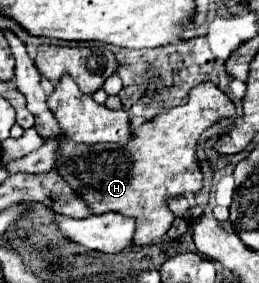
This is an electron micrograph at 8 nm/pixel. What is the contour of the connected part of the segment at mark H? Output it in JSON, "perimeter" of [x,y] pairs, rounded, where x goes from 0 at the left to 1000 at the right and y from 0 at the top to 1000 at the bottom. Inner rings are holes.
{"perimeter":[[[811,286],[757,300],[734,322],[734,350],[718,371],[672,378],[610,413],[595,413],[571,435],[548,435],[533,456],[502,463],[502,498],[486,512],[463,505],[371,505],[371,512],[324,512],[324,505],[278,505],[239,498],[239,512],[216,534],[216,583],[208,597],[232,611],[232,625],[278,661],[293,689],[309,689],[340,739],[363,760],[386,753],[463,753],[486,767],[510,767],[525,781],[517,816],[517,866],[587,866],[595,852],[625,845],[641,816],[656,809],[672,760],[656,753],[641,724],[641,696],[664,689],[718,689],[718,682],[764,682],[780,668],[780,604],[764,597],[764,576],[749,569],[757,541],[757,498],[780,463],[795,463],[811,442],[826,442],[857,413],[903,406],[903,364]]]}

